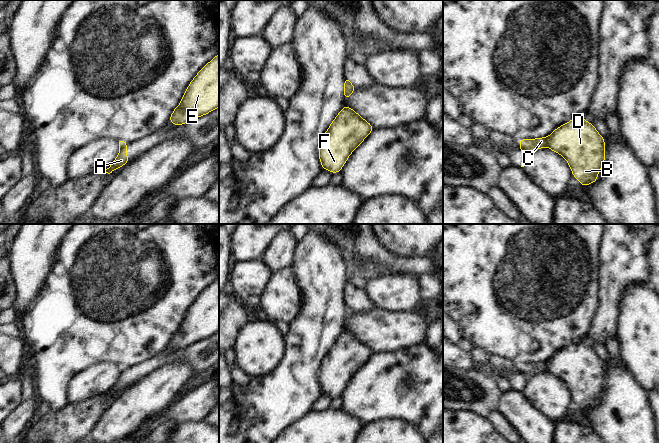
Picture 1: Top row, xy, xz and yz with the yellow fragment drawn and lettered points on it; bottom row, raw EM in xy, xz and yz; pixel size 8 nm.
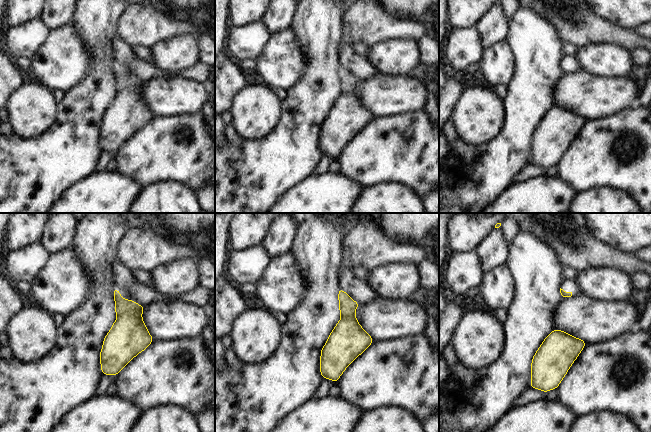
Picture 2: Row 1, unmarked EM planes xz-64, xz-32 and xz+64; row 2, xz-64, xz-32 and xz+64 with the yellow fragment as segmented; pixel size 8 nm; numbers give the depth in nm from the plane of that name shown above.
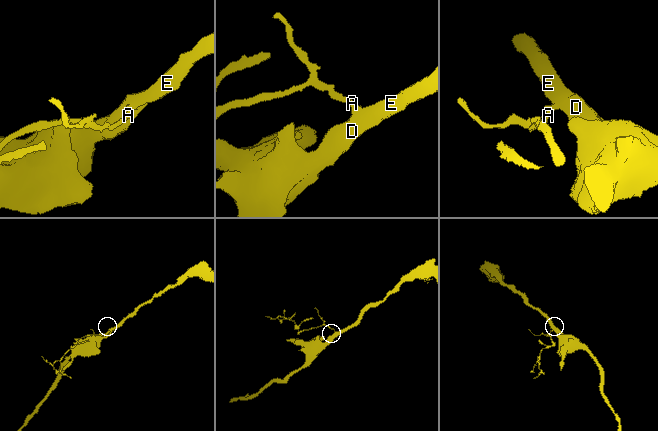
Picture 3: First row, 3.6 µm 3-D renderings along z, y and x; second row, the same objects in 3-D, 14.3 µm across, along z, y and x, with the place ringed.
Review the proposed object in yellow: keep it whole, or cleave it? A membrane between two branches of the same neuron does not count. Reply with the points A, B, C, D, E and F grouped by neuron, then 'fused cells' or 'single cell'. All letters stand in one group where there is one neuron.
groups A / B C D E F; fused cells

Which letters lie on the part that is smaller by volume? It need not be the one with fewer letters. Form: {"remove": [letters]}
{"remove": ["A"]}

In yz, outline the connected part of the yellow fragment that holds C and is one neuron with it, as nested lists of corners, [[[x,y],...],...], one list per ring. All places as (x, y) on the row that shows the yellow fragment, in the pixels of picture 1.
[[[583,117],[571,119],[567,123],[557,127],[545,138],[520,139],[518,140],[518,144],[526,150],[527,156],[545,147],[560,154],[567,161],[572,171],[572,176],[580,182],[581,186],[588,186],[596,182],[605,162],[606,146],[604,137],[599,134],[592,123],[589,123]]]

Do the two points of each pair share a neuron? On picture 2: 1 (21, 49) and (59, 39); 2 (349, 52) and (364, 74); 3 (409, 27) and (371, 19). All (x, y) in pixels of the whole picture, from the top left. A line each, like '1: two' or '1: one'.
1: two
2: one
3: one

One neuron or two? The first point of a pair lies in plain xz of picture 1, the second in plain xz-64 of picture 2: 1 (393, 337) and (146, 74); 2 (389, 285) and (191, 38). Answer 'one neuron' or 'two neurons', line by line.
1: two neurons
2: one neuron

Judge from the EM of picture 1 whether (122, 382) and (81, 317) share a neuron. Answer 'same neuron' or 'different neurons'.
different neurons

